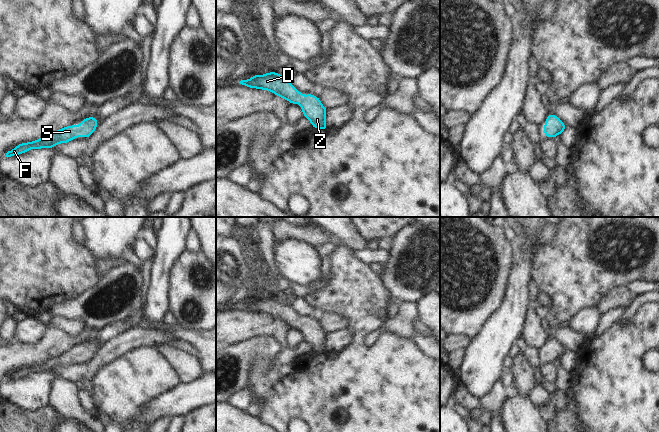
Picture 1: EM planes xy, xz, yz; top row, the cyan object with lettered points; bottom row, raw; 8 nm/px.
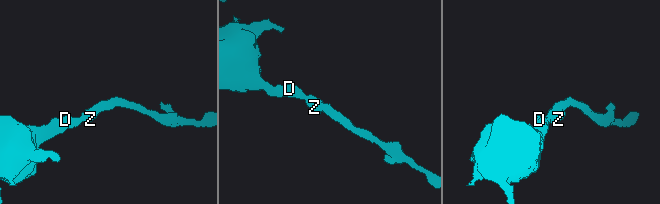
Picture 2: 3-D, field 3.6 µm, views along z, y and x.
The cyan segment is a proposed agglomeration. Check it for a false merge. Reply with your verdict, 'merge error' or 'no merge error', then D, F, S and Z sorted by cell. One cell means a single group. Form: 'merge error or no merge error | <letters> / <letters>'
no merge error | D F S Z

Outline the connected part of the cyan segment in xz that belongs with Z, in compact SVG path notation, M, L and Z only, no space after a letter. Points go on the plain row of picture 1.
M270 296L263 300L255 298L250 304L241 304L239 307L246 311L269 314L292 328L299 327L304 341L311 345L313 352L329 353L325 349L327 332L322 329L319 321L311 317L304 321L290 305L285 304L279 297Z

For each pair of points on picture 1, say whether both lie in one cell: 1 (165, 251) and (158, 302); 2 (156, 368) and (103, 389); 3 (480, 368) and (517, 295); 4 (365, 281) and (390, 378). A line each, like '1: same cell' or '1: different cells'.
1: same cell
2: same cell
3: same cell
4: same cell

